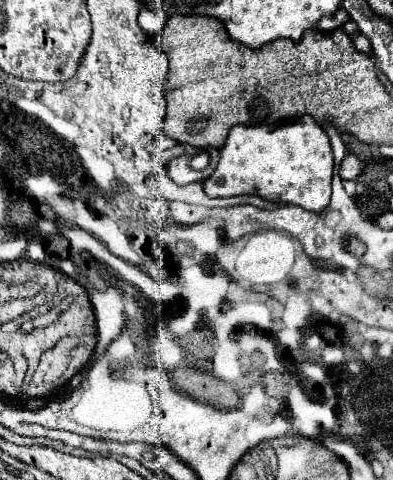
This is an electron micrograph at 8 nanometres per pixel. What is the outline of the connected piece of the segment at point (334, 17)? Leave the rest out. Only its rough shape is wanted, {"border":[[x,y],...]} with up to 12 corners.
{"border":[[347,11],[323,15],[319,31],[335,31],[349,21]]}

